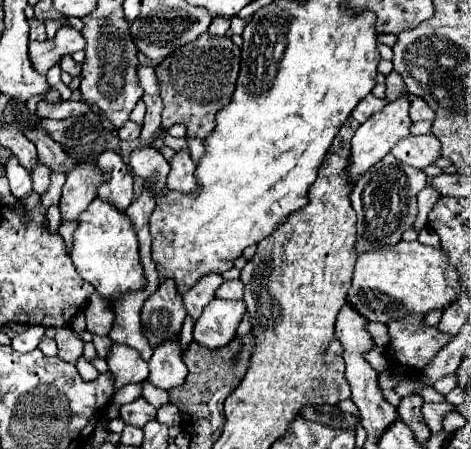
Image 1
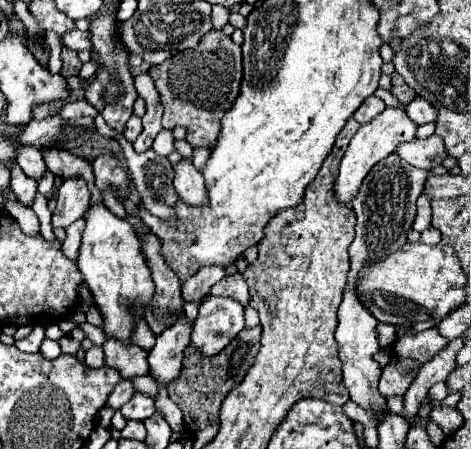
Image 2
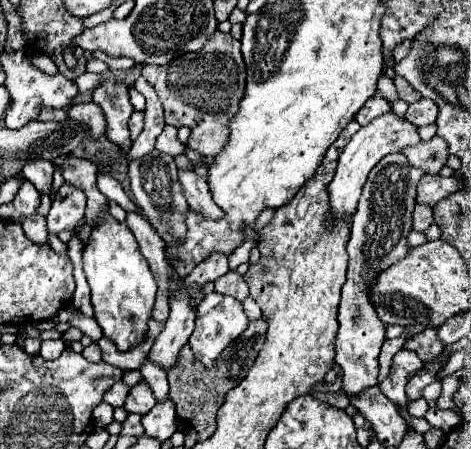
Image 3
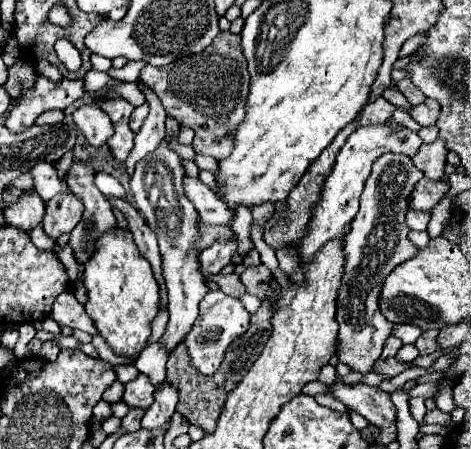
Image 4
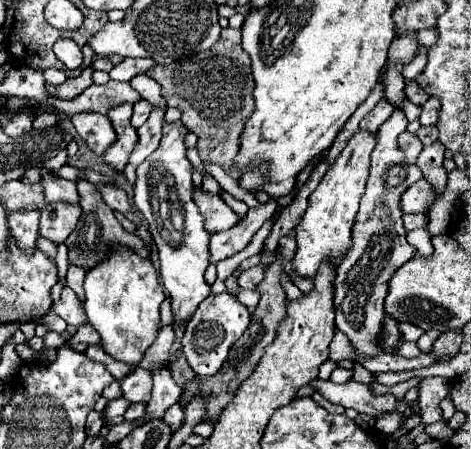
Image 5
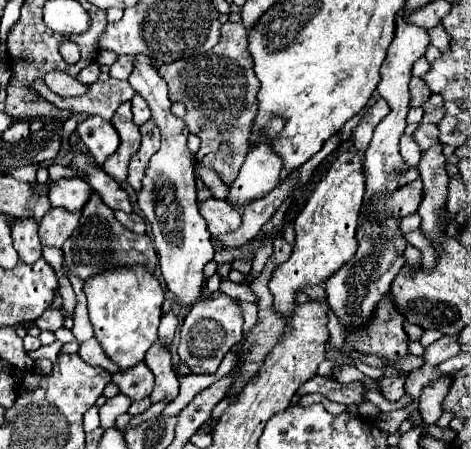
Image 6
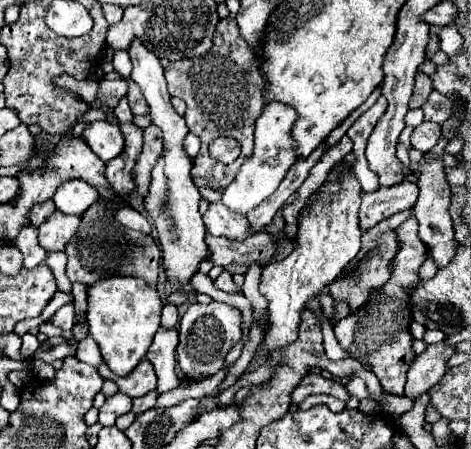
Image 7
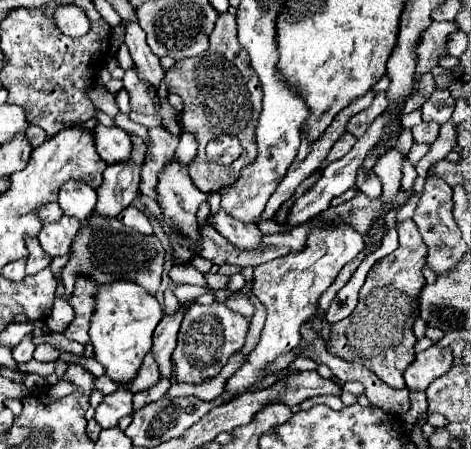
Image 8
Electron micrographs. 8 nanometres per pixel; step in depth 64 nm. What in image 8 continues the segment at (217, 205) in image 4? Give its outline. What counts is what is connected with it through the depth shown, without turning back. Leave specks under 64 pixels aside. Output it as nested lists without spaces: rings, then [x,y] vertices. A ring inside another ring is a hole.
[[[222,208],[214,216],[210,216],[208,222],[216,232],[220,232],[228,242],[232,242],[238,248],[252,250],[252,248],[260,246],[262,232],[258,230],[258,226],[252,222],[236,220],[230,214],[226,214]]]

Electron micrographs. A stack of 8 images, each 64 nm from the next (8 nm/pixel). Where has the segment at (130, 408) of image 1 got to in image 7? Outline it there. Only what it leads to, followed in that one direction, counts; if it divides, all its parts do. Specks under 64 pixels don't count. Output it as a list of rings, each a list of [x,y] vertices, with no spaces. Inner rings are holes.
[[[142,360],[128,376],[116,376],[106,364],[102,364],[98,368],[98,372],[100,372],[100,376],[114,380],[118,384],[120,392],[130,398],[146,396],[152,388],[156,388],[156,374],[152,372],[152,364],[148,364],[146,360]]]

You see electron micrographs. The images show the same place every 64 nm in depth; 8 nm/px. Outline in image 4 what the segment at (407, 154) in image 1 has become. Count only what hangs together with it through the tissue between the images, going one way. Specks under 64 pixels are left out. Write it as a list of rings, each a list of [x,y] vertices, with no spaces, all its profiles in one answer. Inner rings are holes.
[[[436,138],[430,144],[422,144],[420,150],[412,156],[412,162],[418,170],[422,170],[430,180],[444,178],[444,166],[446,166],[446,142]]]

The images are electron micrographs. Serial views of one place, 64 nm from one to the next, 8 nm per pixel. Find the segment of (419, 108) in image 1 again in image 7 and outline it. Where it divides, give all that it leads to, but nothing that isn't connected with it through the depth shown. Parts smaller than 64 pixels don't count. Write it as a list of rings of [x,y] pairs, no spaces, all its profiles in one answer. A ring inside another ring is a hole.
[[[432,92],[430,98],[426,100],[426,104],[422,106],[424,110],[424,120],[428,122],[436,122],[442,124],[444,120],[448,120],[448,116],[452,114],[452,100],[444,98],[440,92]]]

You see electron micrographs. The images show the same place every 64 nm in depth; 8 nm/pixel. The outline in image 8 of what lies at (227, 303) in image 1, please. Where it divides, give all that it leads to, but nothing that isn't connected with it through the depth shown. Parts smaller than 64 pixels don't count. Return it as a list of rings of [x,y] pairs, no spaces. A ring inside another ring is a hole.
[[[192,302],[188,312],[184,314],[180,332],[178,332],[178,346],[172,354],[174,360],[174,376],[178,382],[200,384],[212,376],[216,376],[228,358],[244,346],[246,332],[248,332],[248,318],[230,310],[226,304],[212,302],[202,306]]]

